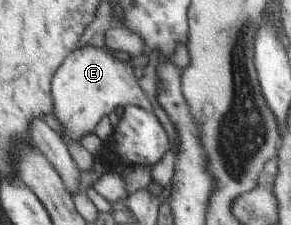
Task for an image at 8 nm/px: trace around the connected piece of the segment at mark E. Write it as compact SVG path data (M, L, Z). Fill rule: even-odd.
M85 46L69 53L70 61L66 61L66 65L62 65L62 69L58 69L58 77L54 77L54 89L49 89L49 93L54 93L54 113L52 115L60 125L60 133L56 133L56 135L60 137L60 141L66 145L67 149L68 143L78 142L86 133L93 133L96 123L111 111L119 112L126 106L138 106L153 113L152 103L148 102L146 95L140 90L132 68L125 65L123 61L110 57L106 51L108 50L104 47L94 49Z

